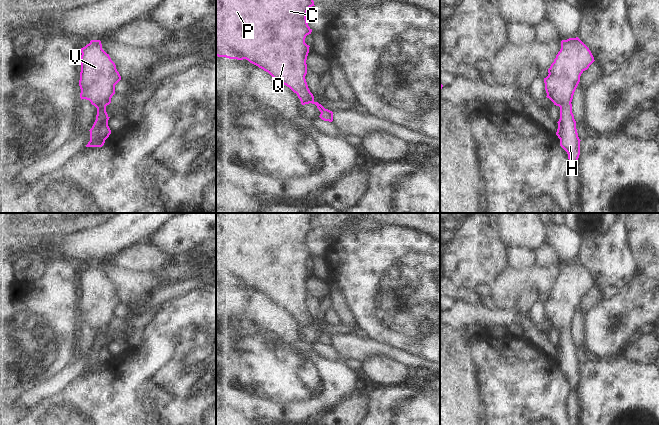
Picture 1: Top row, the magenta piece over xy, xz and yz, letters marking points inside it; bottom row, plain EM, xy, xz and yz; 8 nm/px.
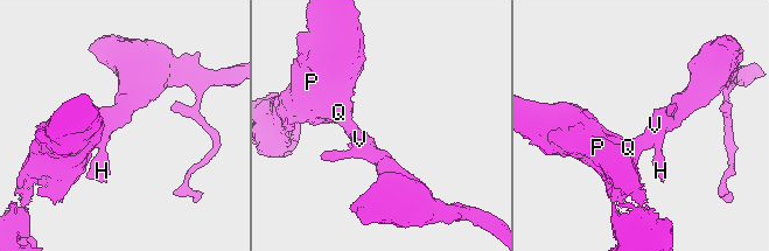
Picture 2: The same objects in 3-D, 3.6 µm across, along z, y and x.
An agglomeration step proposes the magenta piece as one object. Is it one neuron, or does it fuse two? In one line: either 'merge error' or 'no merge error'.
no merge error

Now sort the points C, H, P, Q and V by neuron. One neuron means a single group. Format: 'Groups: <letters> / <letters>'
Groups: C H P Q V.

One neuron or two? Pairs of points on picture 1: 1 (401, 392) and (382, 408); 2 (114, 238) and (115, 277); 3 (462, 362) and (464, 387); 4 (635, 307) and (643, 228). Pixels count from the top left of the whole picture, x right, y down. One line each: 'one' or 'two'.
1: one
2: two
3: one
4: one

